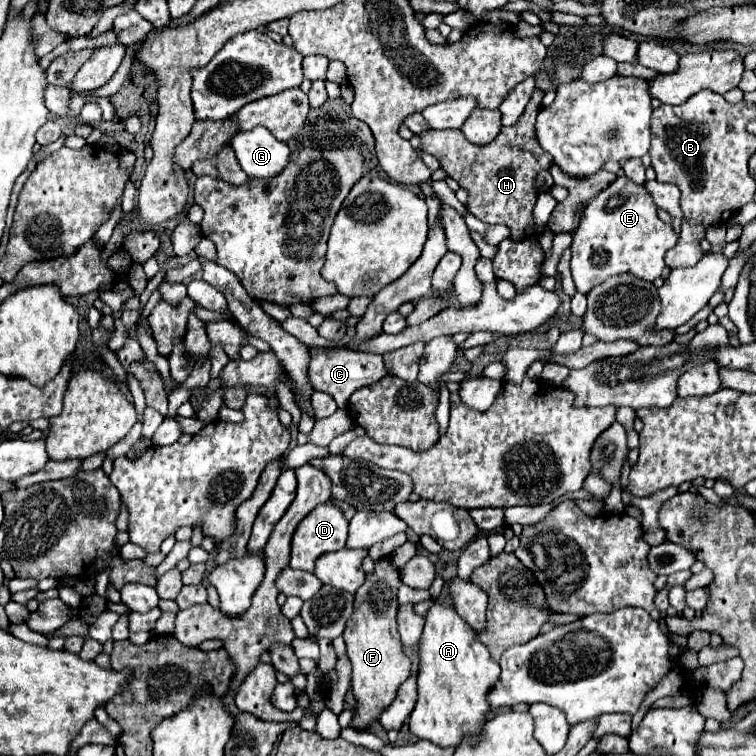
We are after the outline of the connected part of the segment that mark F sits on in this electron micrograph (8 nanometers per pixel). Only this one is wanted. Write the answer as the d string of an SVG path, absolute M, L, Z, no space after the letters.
M390 559L376 561L376 573L368 575L366 583L358 589L356 611L344 629L346 651L352 661L350 687L356 699L356 713L352 717L352 727L360 731L368 729L374 721L378 721L380 713L396 699L398 687L410 675L410 659L402 651L402 641L396 629L398 583L400 575L390 563Z

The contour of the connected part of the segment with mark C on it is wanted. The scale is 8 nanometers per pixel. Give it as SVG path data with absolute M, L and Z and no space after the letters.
M338 347L338 351L314 349L314 351L310 351L310 357L312 357L312 361L310 361L308 375L310 375L310 381L312 381L314 389L332 395L340 409L346 409L346 399L350 399L350 395L356 389L372 385L372 383L376 383L376 381L380 381L382 377L388 375L384 357L382 355L374 355L374 353L342 351L342 347Z

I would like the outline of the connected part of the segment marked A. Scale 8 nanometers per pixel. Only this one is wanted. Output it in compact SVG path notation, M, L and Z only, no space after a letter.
M434 601L434 605L424 615L426 625L424 633L420 637L420 671L418 671L418 703L410 715L410 733L418 739L430 741L440 747L458 747L464 739L470 739L470 743L478 743L484 725L486 715L492 711L490 703L486 701L486 695L492 691L500 677L500 665L494 663L482 643L478 643L476 633L468 627L466 621L454 611L454 607L444 605L440 601Z

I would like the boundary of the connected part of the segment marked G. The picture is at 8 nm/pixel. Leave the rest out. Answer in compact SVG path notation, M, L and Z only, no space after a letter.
M264 127L254 131L234 133L230 145L238 157L240 167L252 179L272 179L280 175L290 163L290 147L270 135Z

